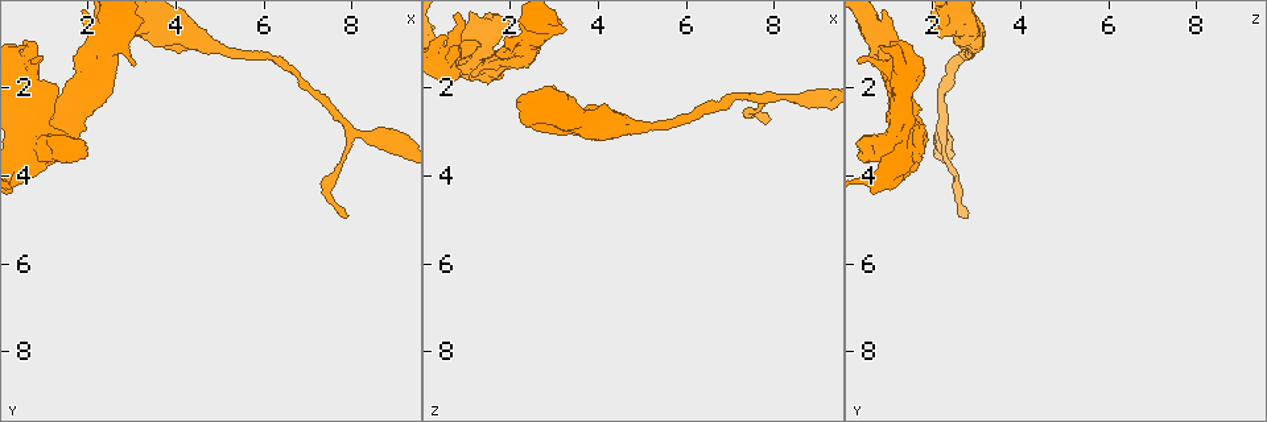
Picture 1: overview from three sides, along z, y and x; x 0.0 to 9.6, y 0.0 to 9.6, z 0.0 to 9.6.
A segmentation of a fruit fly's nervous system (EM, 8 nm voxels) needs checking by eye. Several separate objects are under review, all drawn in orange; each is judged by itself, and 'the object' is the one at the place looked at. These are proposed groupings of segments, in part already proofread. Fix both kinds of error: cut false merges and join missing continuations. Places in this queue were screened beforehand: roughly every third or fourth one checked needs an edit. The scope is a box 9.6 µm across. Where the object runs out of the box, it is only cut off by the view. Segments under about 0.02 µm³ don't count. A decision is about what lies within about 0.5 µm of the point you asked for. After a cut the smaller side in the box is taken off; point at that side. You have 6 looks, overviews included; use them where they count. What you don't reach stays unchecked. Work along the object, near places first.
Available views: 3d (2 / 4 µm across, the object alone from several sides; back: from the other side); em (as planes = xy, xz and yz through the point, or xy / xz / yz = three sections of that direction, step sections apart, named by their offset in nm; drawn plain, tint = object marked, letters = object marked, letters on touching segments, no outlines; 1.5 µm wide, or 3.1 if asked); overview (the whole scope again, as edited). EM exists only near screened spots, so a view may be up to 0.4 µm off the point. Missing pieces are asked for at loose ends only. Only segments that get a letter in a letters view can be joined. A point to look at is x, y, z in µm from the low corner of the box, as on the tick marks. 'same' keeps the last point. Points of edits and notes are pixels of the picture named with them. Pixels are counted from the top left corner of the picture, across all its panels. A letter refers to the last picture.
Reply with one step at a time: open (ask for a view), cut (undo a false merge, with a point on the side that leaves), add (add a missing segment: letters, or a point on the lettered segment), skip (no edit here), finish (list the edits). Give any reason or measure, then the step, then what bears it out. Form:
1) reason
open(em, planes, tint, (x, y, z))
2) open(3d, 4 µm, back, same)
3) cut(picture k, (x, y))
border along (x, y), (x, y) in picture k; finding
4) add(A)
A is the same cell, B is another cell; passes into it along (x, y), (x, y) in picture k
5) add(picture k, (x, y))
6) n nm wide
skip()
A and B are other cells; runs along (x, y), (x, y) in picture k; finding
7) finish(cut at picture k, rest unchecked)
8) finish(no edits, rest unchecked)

thick end
open(em, xz, step 8, tint, (1.20, 1.95, 1.05))

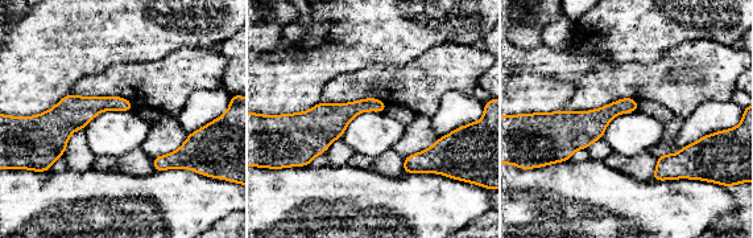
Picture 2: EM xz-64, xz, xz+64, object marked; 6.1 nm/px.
another direction
open(em, planes, letters, same)

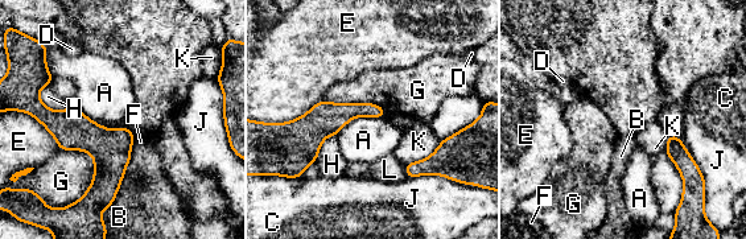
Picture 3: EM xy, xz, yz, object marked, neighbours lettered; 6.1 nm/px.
skip()
A, B, C, D, E, F, G, H, J, K and L are other cells; runs along (46, 78), (37, 106), (106, 159), (107, 202) in picture 3; none of them fits

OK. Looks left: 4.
branch stops here
open(3d, 2 µm, (7.85, 4.95, 2.80))

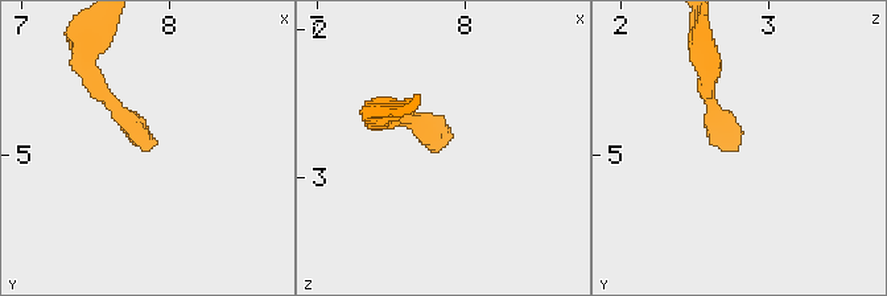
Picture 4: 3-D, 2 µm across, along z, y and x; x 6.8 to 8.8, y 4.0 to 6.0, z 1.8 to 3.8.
now the EM
open(em, planes, letters, (7.84, 4.94, 2.82))

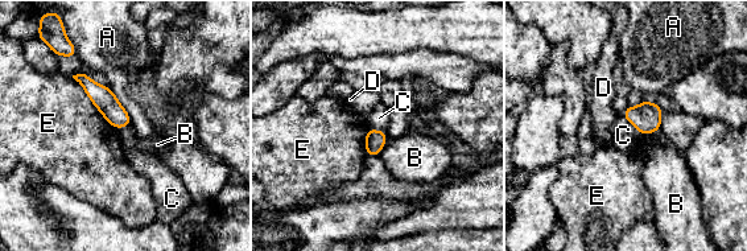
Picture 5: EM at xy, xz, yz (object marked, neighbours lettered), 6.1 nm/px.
skip()
A, B, C, D and E are other cells; runs along (79, 77), (127, 122) in picture 5; no lettered segment goes on from it

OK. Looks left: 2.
finish(no edits, rest unchecked)

